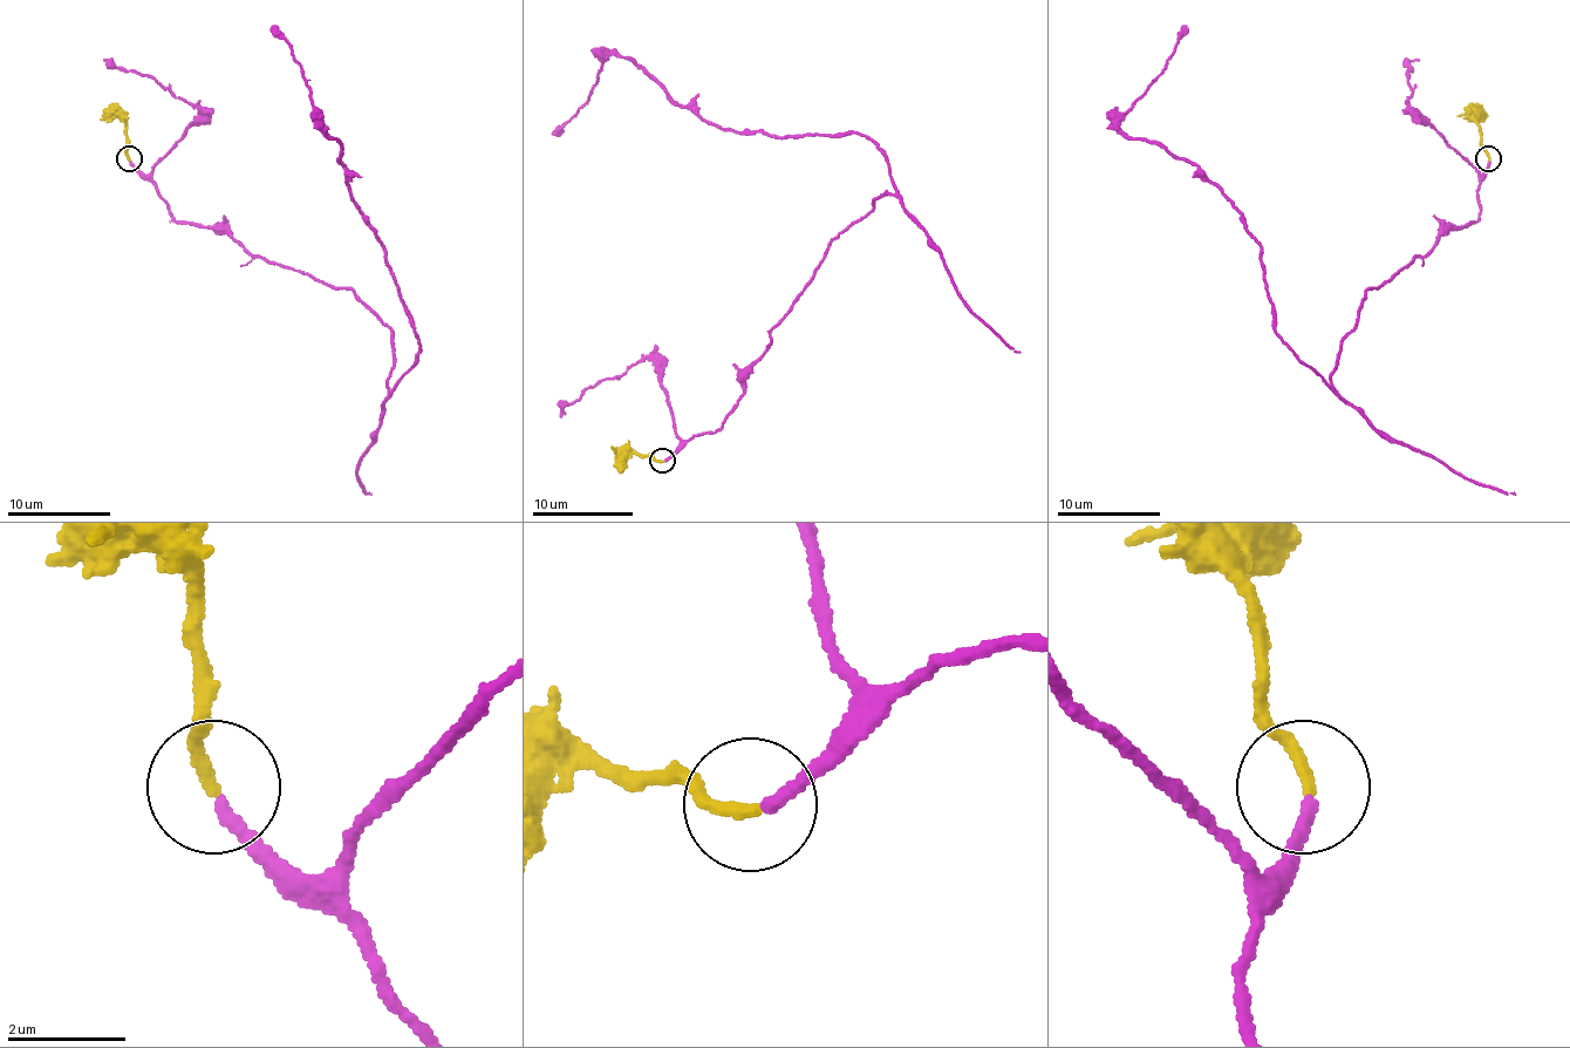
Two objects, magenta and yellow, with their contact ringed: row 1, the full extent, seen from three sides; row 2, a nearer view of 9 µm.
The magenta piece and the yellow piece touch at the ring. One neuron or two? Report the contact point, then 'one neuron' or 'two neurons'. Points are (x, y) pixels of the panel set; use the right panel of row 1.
(1488, 158) | one neuron

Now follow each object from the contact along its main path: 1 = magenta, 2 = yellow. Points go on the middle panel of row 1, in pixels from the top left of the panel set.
1: (663, 460), (723, 424), (834, 239), (896, 188), (857, 133), (734, 133), (615, 54), (551, 135)
2: (662, 460), (648, 455), (620, 455), (611, 447)

